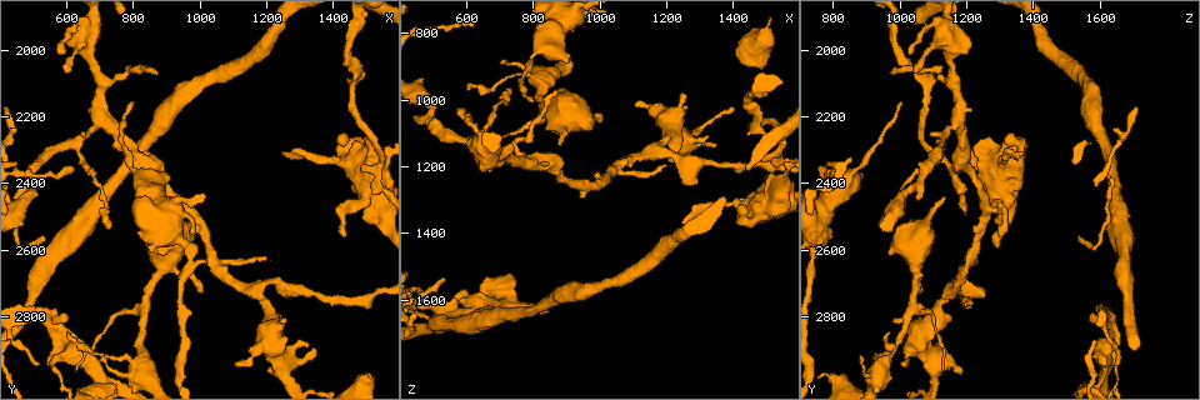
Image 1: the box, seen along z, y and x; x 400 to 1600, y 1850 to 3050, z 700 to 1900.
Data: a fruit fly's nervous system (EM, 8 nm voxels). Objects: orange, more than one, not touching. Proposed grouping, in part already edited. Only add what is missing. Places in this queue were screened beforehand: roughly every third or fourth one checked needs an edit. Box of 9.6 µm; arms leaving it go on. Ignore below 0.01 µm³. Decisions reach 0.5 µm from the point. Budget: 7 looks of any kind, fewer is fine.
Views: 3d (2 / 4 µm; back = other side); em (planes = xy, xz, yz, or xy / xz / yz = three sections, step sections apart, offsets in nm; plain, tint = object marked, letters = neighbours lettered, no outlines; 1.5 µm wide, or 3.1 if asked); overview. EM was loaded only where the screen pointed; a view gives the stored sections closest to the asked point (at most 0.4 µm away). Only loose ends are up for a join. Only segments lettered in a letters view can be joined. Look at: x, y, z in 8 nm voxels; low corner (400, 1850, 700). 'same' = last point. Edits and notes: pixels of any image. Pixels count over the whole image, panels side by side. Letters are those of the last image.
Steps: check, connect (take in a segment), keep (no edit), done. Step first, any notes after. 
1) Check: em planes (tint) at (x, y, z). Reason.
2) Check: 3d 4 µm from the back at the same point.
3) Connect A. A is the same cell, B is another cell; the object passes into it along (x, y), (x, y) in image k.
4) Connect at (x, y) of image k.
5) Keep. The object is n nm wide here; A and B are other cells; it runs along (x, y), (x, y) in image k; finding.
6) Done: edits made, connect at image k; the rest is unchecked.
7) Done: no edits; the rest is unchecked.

Check: 3d 2 µm at (720, 2530, 960). Long arm stops here.

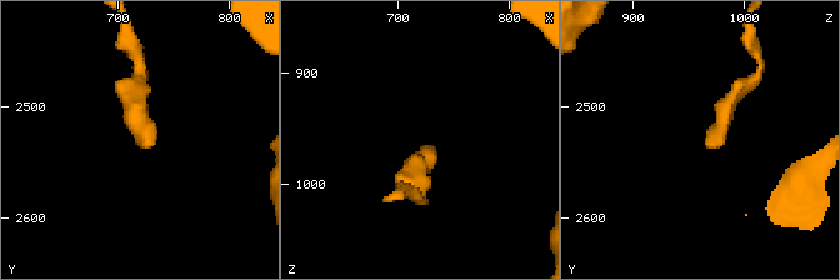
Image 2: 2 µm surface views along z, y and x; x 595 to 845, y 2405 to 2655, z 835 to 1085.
Check: em planes (letters) at (726, 2536, 966). Now the EM.

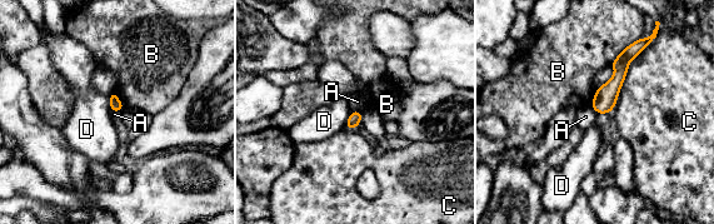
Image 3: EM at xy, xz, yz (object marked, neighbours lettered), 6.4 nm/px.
Keep. A, B, C and D are other cells; a border runs along (351, 110), (362, 113) in image 3; no lettered segment goes on from it.

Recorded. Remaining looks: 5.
Check: 3d 2 µm at (1250, 2300, 1370). Thin end.

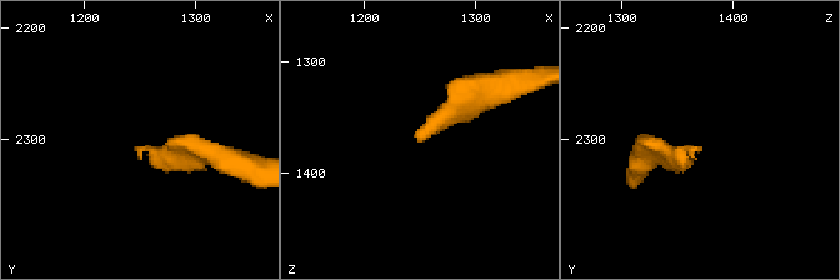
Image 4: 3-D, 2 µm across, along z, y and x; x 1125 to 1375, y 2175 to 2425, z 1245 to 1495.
Check: em planes (letters) at (1248, 2310, 1370). Need the tissue.

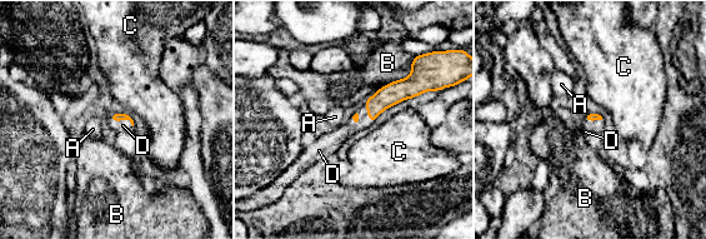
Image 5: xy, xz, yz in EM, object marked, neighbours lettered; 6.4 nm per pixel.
Connect D. D is the same cell, A, B and C are other cells; the object passes into it along (116, 118), (123, 119), (123, 125) in image 5; it goes on there.

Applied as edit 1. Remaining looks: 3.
Done: edits made, connect at image 5; the rest is unchecked.

